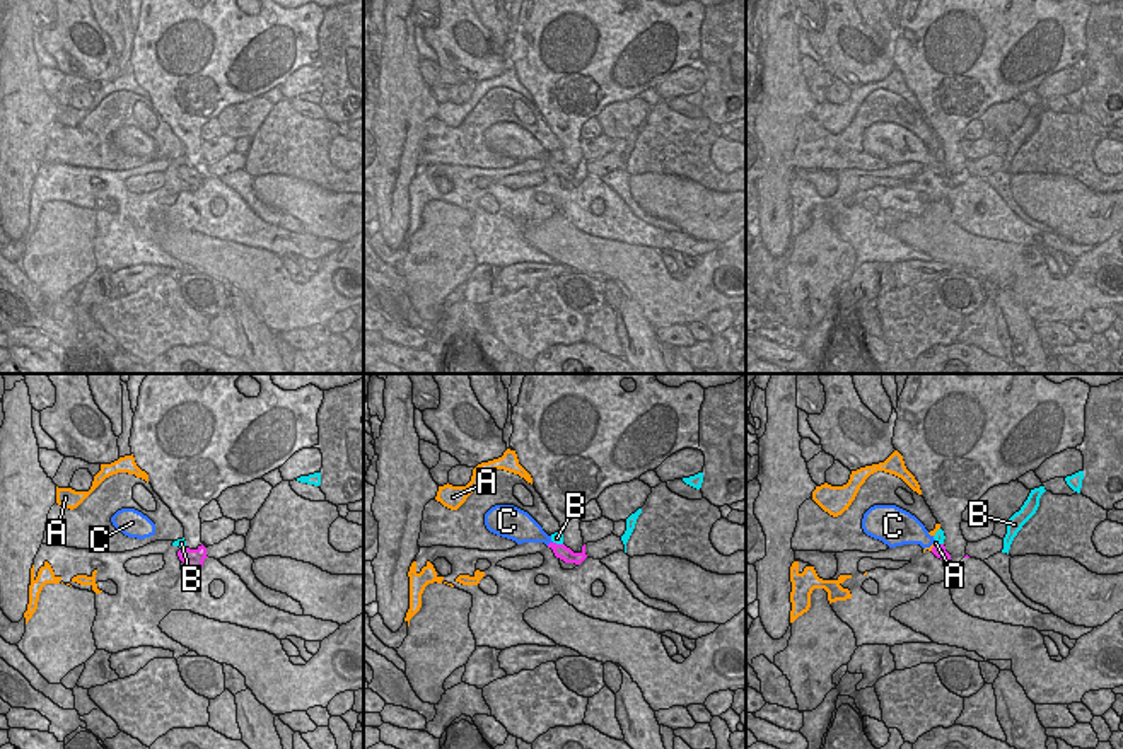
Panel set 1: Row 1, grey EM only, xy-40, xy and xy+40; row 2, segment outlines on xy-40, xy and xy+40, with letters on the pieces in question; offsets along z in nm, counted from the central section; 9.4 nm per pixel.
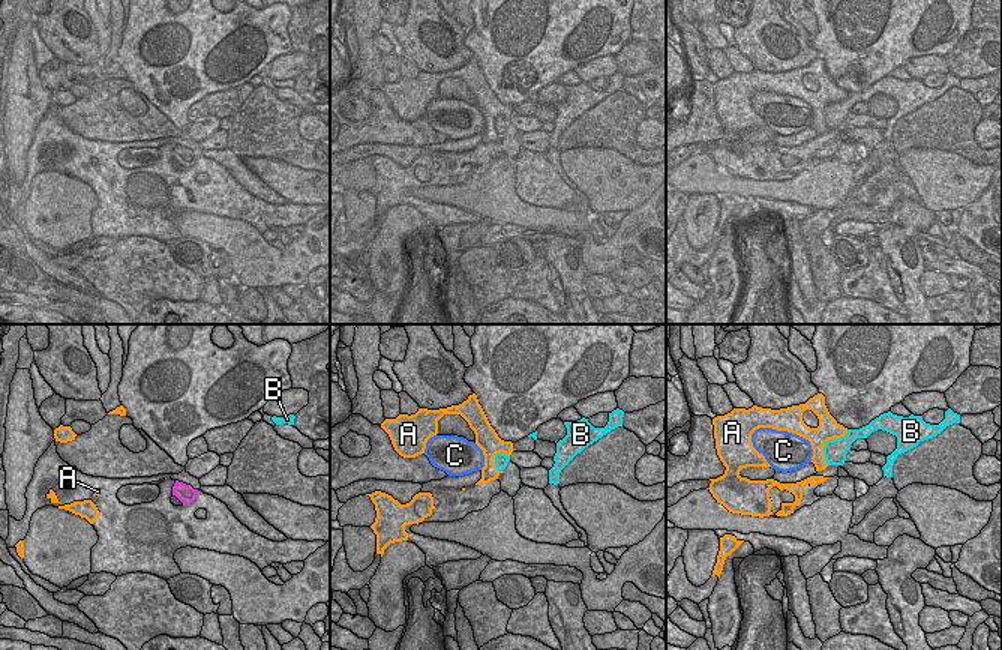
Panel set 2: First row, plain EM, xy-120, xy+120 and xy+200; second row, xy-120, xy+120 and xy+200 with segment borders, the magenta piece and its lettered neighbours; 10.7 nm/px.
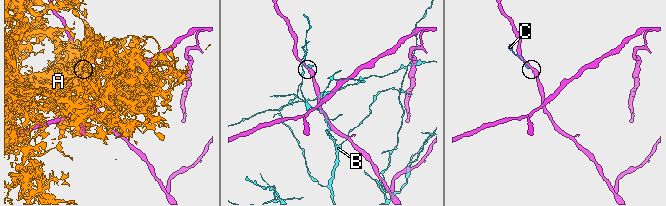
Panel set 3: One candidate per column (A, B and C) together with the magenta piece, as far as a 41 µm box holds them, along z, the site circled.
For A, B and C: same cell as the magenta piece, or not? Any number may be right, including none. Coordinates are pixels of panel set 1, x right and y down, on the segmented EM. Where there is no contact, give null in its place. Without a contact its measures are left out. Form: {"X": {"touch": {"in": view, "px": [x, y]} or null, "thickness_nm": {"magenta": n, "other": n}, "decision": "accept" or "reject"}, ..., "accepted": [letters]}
{"A": {"touch": {"in": "xy+40", "px": [936, 546]}, "thickness_nm": {"magenta": 120, "other": 30}, "decision": "reject"}, "B": {"touch": {"in": "xy", "px": [558, 545]}, "thickness_nm": {"magenta": 140, "other": 100}, "decision": "reject"}, "C": {"touch": {"in": "xy", "px": [550, 543]}, "thickness_nm": {"magenta": 140, "other": 220}, "decision": "accept"}, "accepted": ["C"]}

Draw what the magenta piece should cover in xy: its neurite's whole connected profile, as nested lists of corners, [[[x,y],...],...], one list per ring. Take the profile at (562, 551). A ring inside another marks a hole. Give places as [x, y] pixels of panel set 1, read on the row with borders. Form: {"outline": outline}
{"outline": [[[495,505],[485,514],[485,525],[490,532],[512,539],[517,544],[522,543],[544,543],[553,549],[555,556],[565,563],[580,565],[585,554],[585,544],[580,553],[573,553],[565,544],[556,544],[551,541],[543,527],[524,510],[514,505]]]}

